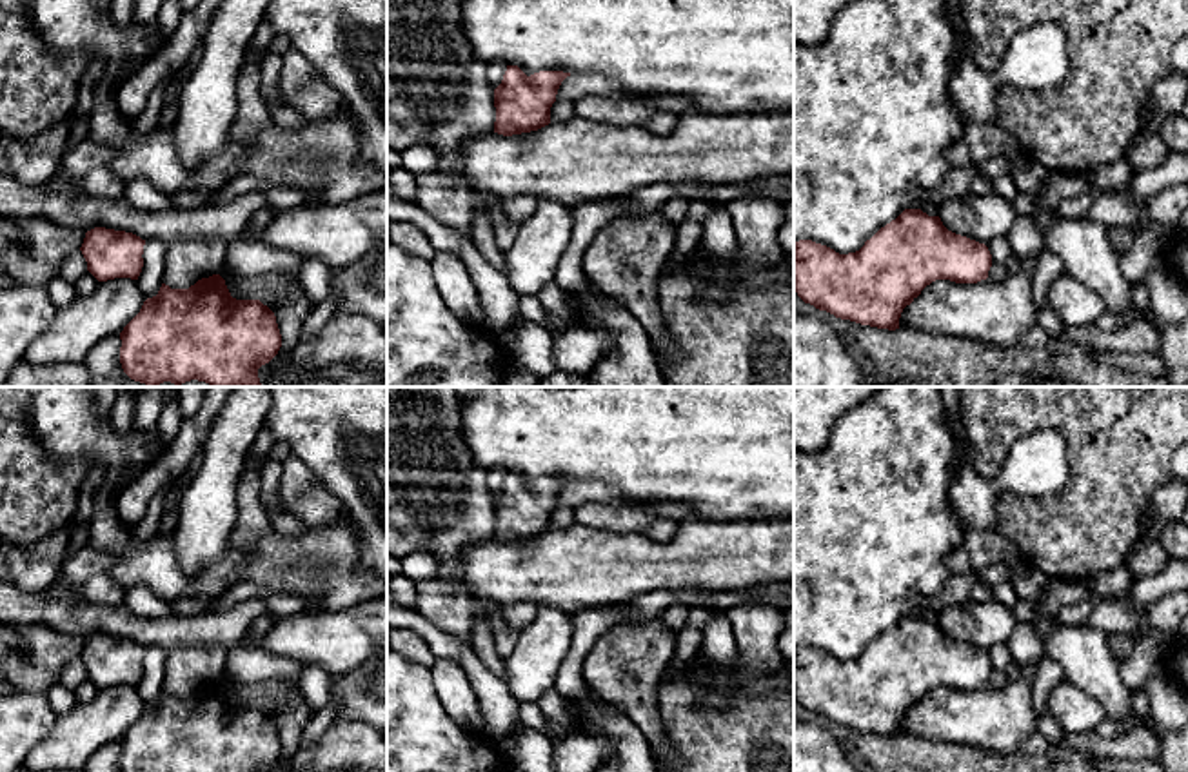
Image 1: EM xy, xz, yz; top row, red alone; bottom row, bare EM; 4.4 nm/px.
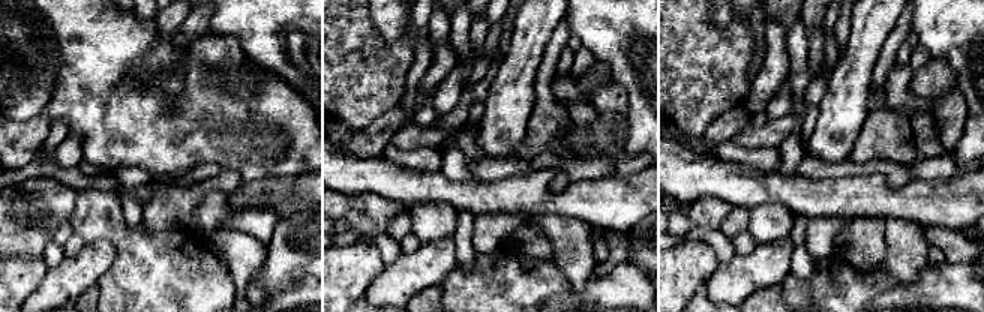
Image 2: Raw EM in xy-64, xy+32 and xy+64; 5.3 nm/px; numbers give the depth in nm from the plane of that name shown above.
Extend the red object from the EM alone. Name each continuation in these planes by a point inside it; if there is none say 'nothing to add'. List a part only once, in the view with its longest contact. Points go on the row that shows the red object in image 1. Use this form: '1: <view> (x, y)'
nothing to add

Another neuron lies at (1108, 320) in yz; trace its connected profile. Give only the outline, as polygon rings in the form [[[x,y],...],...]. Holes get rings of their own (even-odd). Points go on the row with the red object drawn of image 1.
[[[1130,302],[1124,312],[1104,312],[1092,327],[1099,331],[1117,331],[1130,325],[1137,316],[1141,316],[1141,312],[1134,307],[1134,302]]]

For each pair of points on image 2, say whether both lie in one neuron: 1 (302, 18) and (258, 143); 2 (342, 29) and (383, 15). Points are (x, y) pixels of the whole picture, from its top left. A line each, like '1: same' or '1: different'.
1: different
2: different

